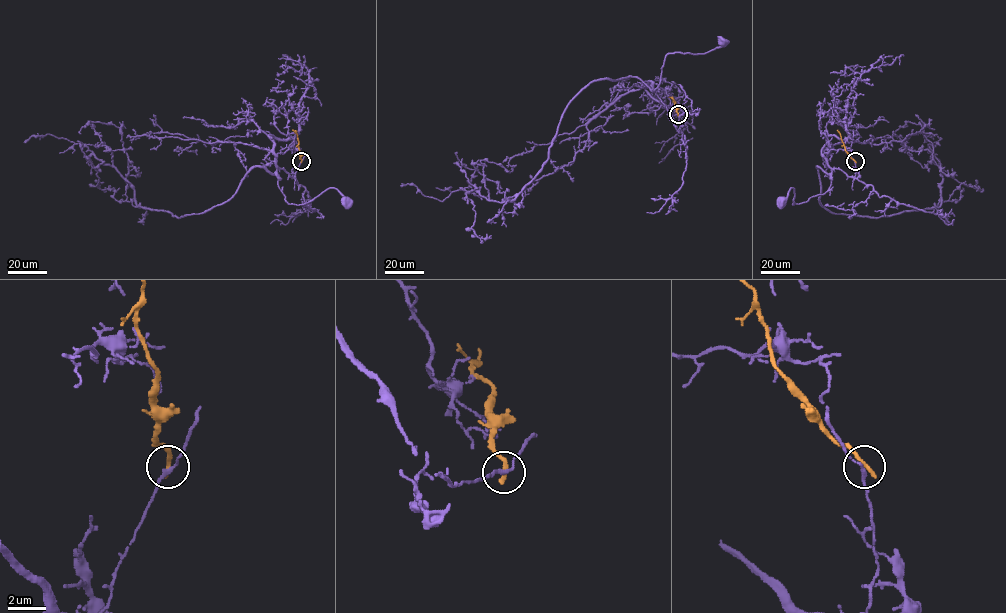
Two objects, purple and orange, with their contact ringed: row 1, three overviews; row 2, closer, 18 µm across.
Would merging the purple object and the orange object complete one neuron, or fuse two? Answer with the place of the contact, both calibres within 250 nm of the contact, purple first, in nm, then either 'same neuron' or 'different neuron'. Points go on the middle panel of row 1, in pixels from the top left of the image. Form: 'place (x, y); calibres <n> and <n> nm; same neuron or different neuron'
place (678, 114); calibres 160 and 280 nm; different neuron

